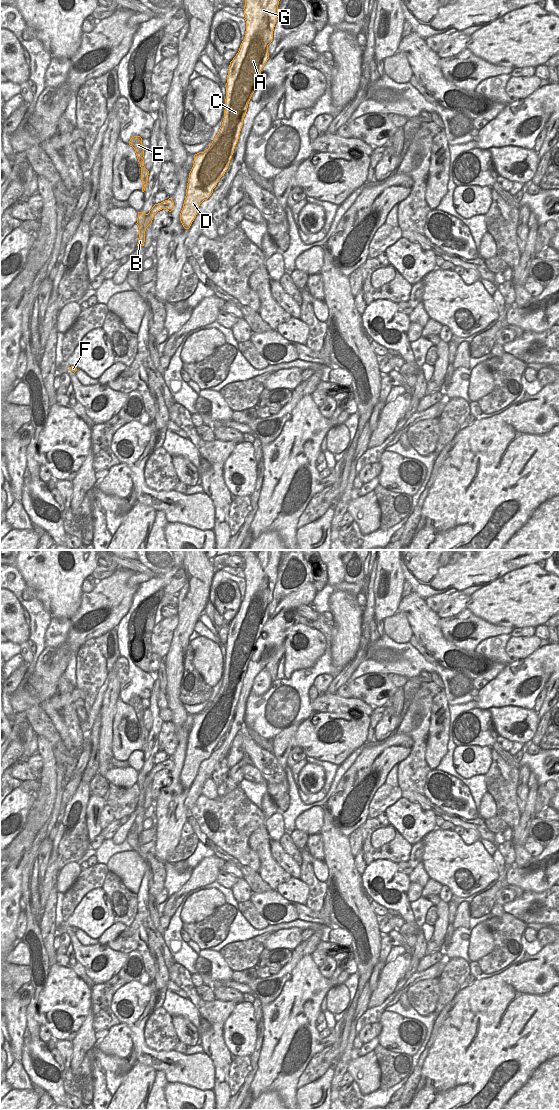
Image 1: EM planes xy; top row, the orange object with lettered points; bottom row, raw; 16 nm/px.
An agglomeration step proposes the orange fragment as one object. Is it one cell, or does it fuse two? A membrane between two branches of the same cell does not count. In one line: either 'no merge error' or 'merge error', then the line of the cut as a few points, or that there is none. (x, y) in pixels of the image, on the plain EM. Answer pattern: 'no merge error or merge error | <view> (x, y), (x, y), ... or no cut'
merge error | xy (147, 774), (151, 782)

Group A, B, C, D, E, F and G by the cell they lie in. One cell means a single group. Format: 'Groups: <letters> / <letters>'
Groups: A C D F G / B E

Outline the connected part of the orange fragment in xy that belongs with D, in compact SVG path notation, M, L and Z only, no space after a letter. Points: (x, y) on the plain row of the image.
M238 551L245 560L245 597L229 625L222 686L209 708L194 715L180 773L185 789L190 788L200 764L211 756L228 729L256 642L269 619L268 605L273 599L281 552Z

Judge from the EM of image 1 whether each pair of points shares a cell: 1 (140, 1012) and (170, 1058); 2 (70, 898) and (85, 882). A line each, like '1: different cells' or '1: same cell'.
1: same cell
2: same cell

